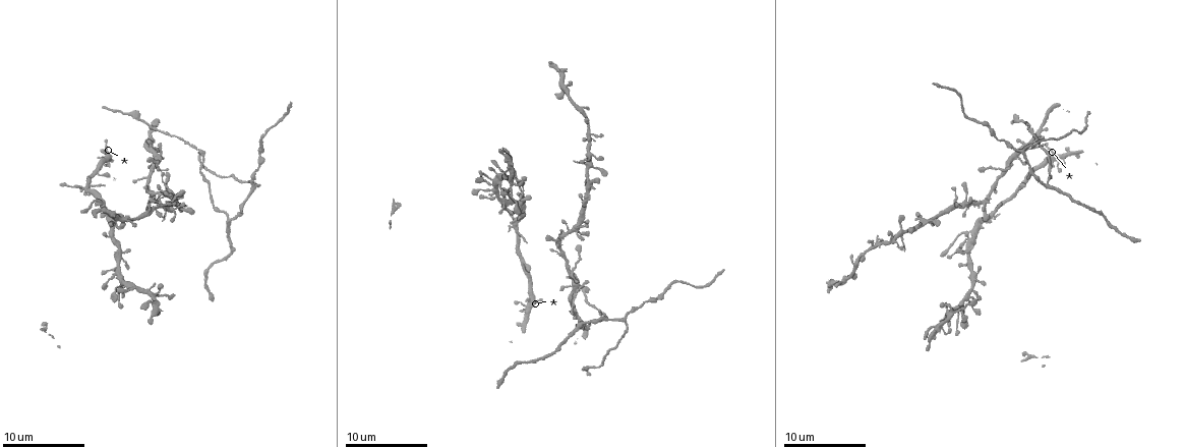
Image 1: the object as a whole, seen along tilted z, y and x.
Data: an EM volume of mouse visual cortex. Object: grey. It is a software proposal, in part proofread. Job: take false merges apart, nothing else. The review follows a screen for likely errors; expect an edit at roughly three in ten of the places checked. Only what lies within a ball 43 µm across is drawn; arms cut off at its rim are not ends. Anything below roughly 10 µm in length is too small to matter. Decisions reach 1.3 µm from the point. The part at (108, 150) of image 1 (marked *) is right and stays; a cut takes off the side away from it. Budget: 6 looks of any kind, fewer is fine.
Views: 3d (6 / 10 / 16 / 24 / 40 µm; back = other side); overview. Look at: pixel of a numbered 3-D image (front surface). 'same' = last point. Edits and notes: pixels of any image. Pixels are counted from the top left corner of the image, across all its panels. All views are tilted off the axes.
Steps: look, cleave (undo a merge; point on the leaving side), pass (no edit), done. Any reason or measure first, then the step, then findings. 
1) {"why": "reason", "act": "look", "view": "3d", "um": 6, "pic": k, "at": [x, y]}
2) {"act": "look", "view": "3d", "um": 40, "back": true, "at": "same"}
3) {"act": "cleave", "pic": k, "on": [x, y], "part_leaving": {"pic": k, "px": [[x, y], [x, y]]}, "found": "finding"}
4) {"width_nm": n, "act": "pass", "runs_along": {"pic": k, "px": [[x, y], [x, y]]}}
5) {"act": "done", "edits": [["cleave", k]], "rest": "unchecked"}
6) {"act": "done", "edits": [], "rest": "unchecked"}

{"why": "looks like a crossing", "act": "look", "view": "3d", "um": 10, "pic": 1, "at": [517, 231]}

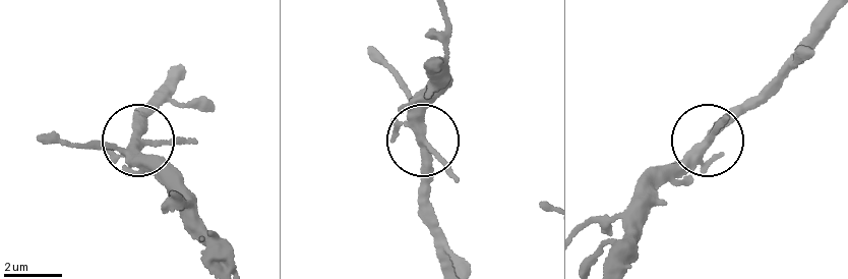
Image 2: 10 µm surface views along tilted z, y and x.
{"arms": 4, "act": "pass", "runs_along": {"pic": 2, "px": [[826, 20], [753, 108], [651, 177]]}, "found": "all the same neuron"}

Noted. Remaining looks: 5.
{"why": "branch point", "act": "look", "view": "3d", "um": 10, "pic": 1, "at": [1047, 186]}

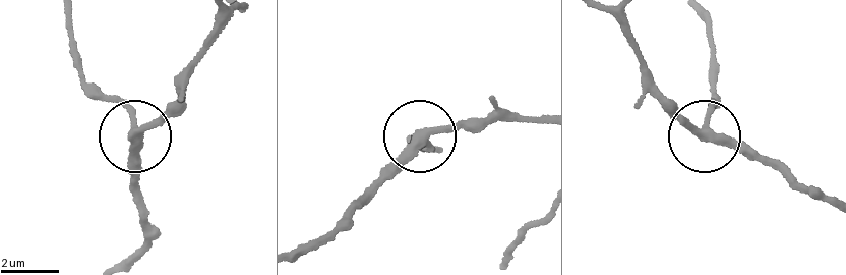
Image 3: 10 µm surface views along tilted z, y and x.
{"act": "look", "view": "3d", "um": 10, "back": true, "pic": 3, "at": [700, 132]}

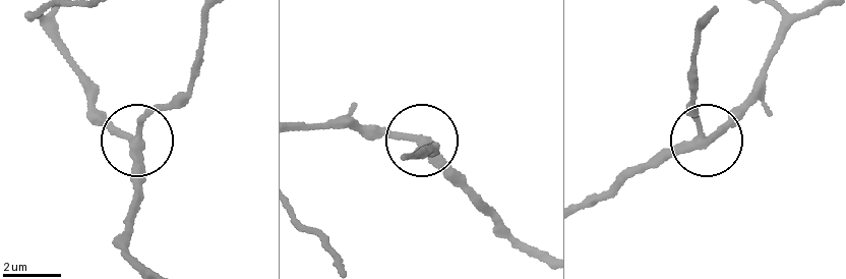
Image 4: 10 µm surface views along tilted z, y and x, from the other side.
{"act": "pass", "runs_along": {"pic": 4, "px": [[714, 17], [693, 58], [702, 138], [669, 148], [632, 175]]}, "found": "continuous, no second neuron"}

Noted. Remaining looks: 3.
{"why": "branch point", "act": "look", "view": "3d", "um": 6, "pic": 1, "at": [491, 190]}

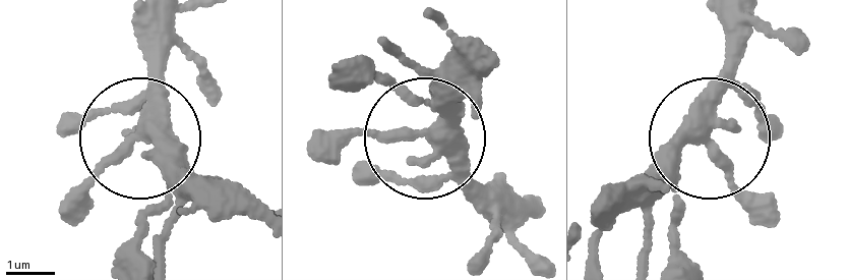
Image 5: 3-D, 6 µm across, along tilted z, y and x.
{"side_arm_um": 12, "act": "pass", "runs_along": {"pic": 5, "px": [[522, 198], [459, 169], [431, 138], [461, 71]]}, "found": "one neuron here"}

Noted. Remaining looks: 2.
{"act": "done", "edits": [], "rest": "unchecked"}

